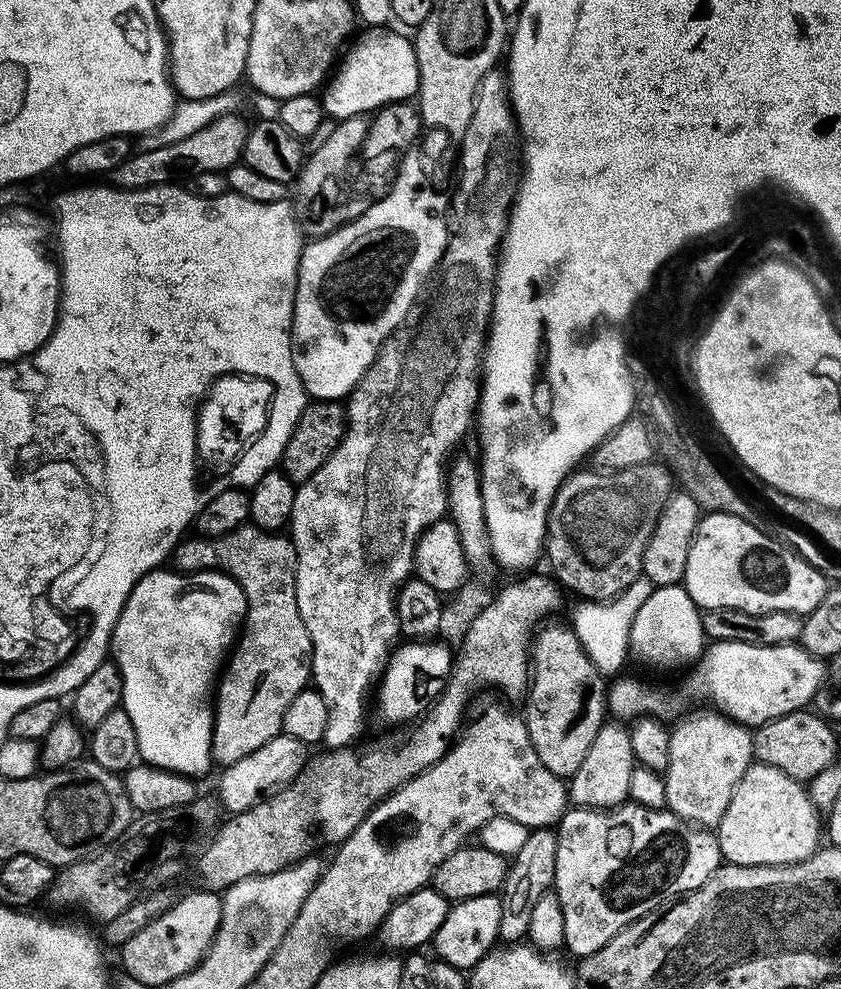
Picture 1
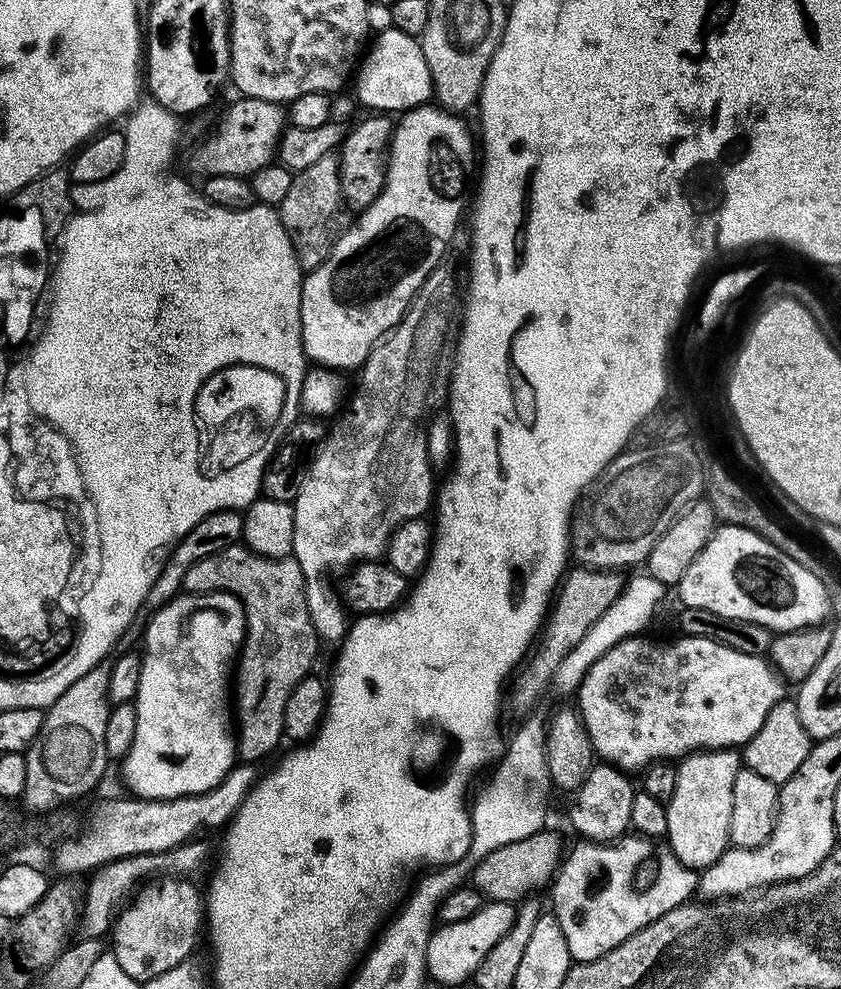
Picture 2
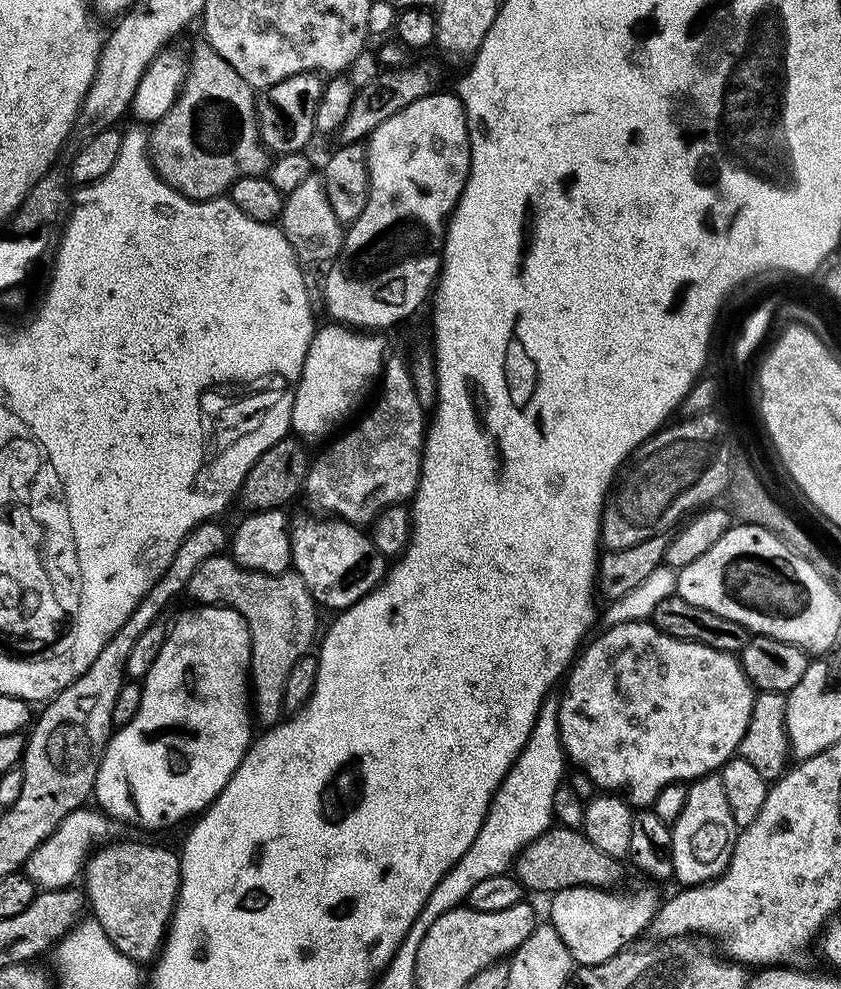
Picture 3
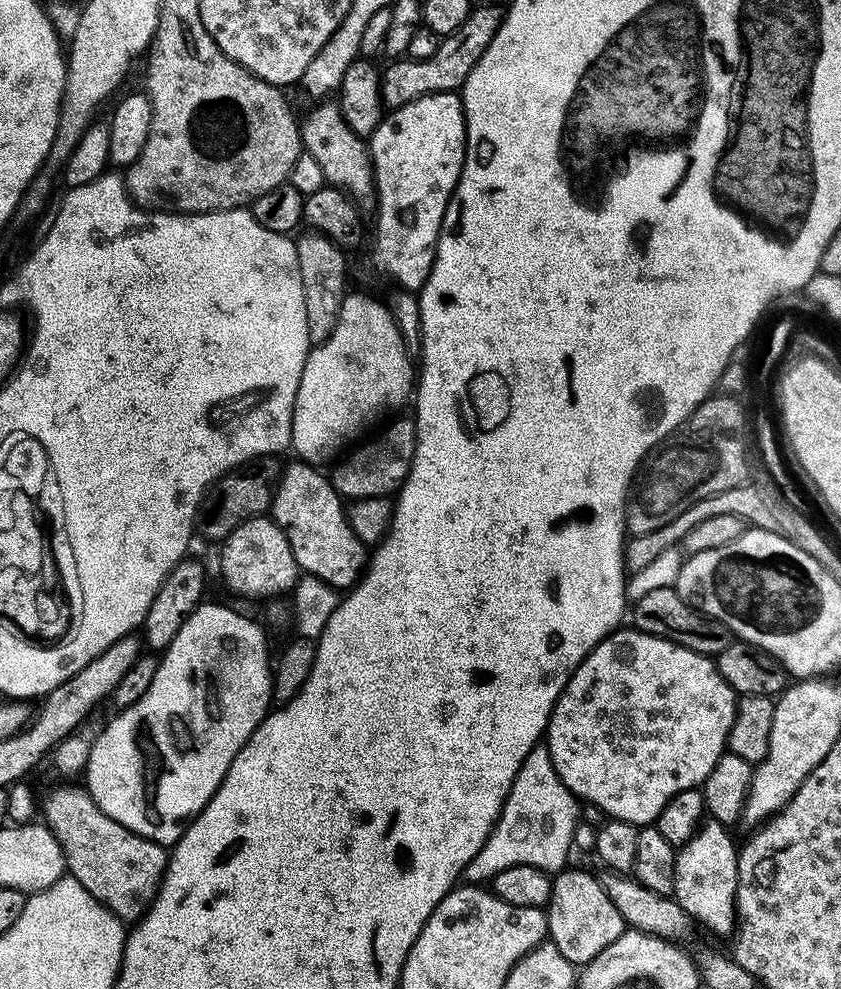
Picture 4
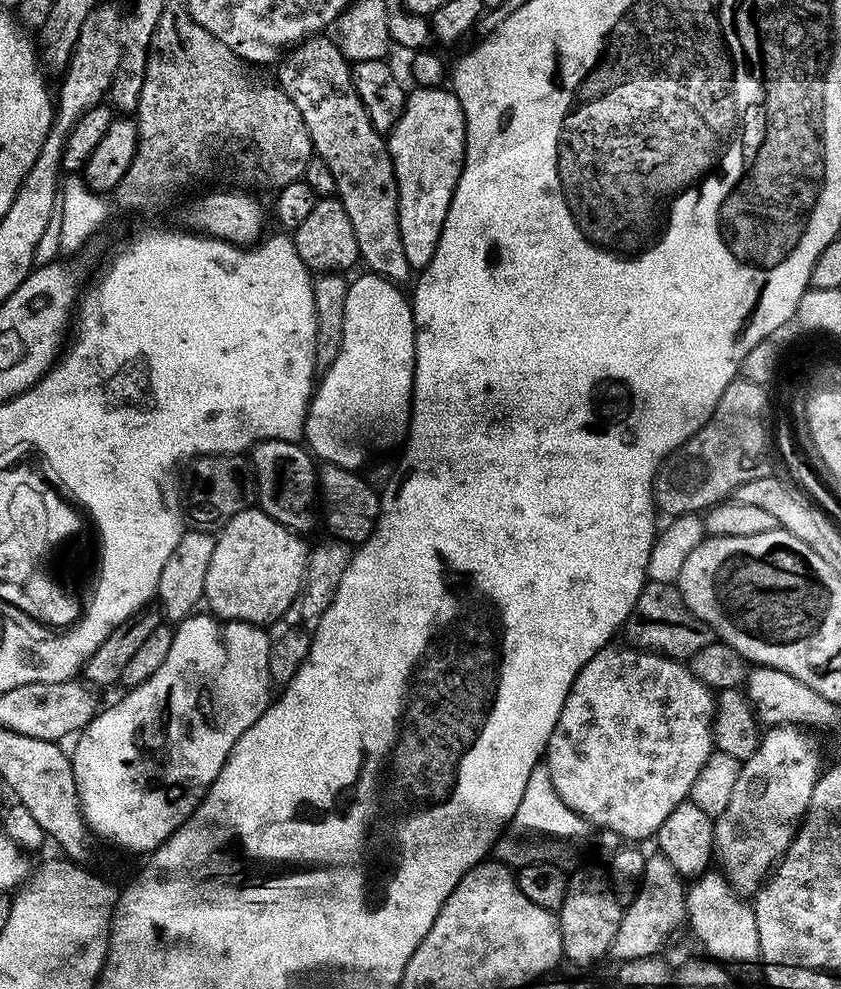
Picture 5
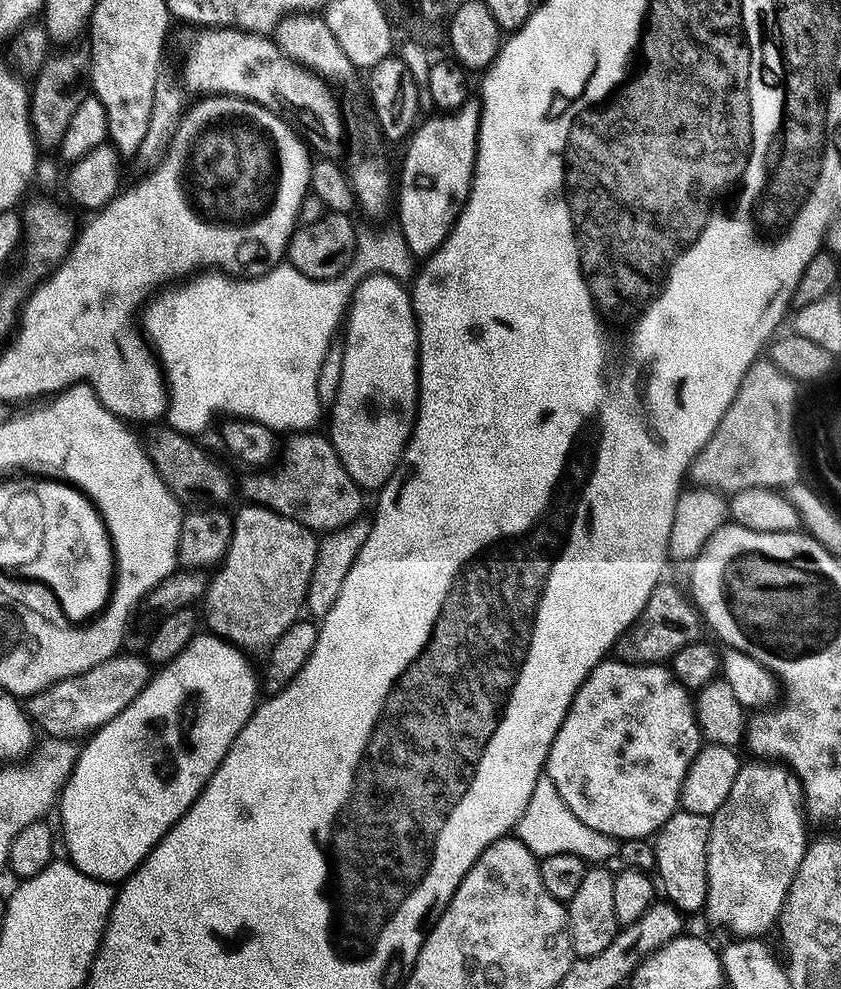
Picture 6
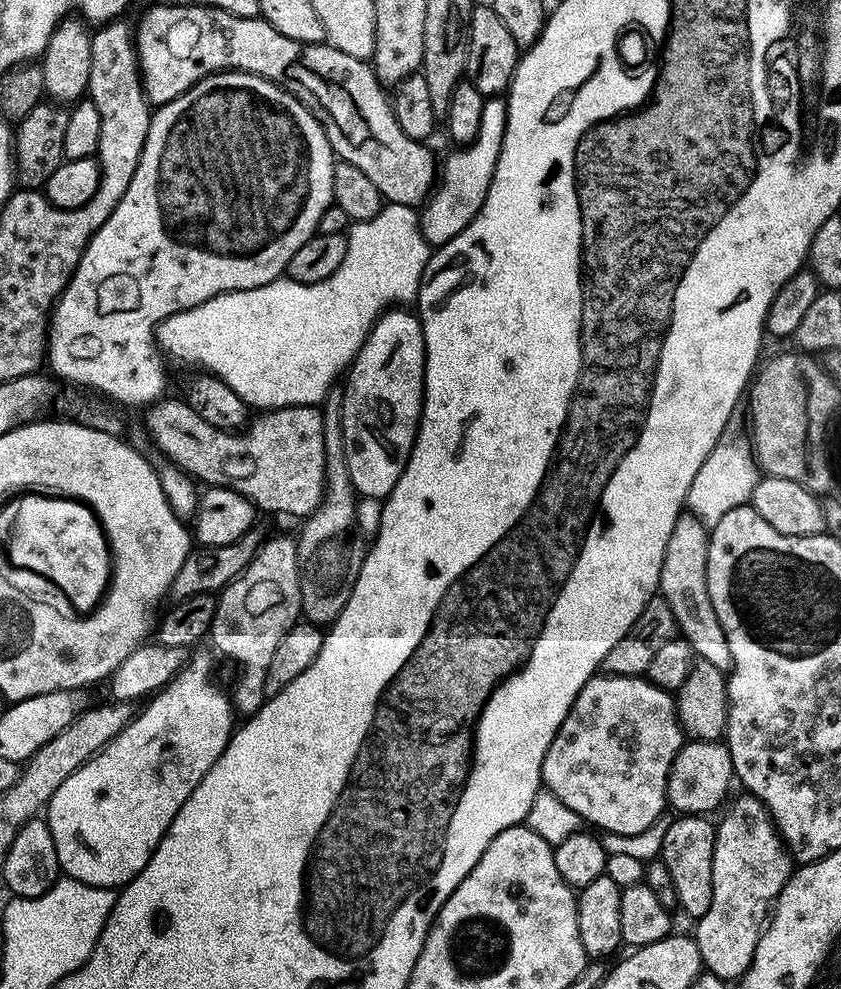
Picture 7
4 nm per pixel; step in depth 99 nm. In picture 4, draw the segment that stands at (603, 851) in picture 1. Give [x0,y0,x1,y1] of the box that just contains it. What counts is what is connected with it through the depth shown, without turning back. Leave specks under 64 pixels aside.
[546,870,626,966]

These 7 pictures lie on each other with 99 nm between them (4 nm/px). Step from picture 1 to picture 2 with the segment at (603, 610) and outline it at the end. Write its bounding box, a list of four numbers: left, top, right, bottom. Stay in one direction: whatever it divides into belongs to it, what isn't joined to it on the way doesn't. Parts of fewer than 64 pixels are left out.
[551,574,666,693]

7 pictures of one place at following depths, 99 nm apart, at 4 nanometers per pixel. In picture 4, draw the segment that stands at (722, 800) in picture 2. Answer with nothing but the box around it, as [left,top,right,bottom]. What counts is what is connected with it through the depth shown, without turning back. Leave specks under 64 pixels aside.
[674,819,738,936]

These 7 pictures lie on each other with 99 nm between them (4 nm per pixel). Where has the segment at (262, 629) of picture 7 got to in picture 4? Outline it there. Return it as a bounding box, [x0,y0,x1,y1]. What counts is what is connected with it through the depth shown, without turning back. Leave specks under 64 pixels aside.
[220,515,300,598]

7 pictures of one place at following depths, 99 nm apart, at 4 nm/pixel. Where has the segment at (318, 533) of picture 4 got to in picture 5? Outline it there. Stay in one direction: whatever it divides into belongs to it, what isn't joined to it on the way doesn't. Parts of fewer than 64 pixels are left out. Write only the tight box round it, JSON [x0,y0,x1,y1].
[250,440,318,534]

